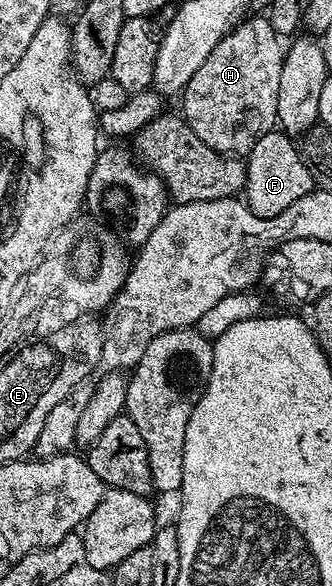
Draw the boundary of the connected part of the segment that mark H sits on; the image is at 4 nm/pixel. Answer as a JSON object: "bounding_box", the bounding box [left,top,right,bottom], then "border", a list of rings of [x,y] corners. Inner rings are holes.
{"bounding_box":[181,17,284,157],"border":[[[246,17],[218,43],[181,92],[181,114],[209,148],[231,157],[246,157],[259,136],[277,123],[284,45],[268,17]]]}

